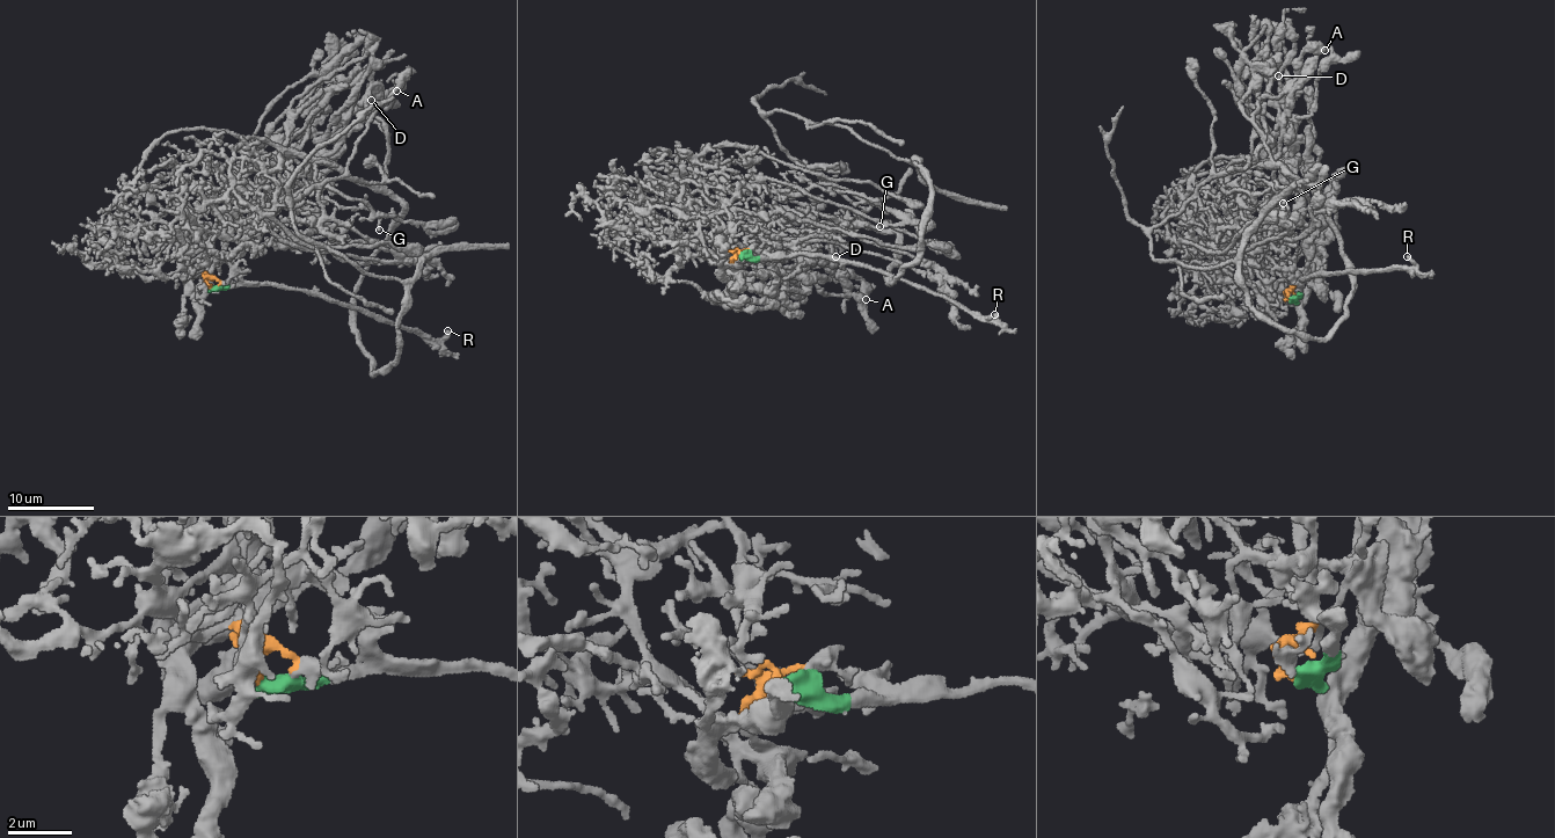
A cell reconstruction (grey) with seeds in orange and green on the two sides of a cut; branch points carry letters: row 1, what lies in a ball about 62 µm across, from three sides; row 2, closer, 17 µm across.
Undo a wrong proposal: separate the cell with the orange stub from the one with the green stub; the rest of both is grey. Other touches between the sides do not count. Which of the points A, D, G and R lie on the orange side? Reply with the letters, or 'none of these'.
A, D, G

